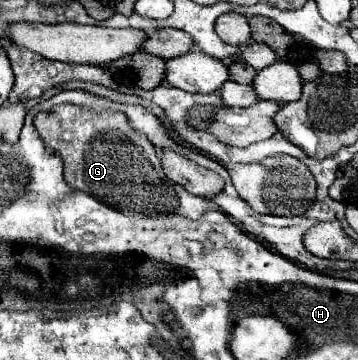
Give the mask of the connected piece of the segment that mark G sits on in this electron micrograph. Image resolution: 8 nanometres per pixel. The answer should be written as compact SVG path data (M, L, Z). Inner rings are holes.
M61 104L53 112L39 112L35 128L43 144L61 156L65 164L65 182L81 192L87 192L115 210L133 210L143 214L181 214L199 220L207 210L217 210L217 204L207 198L185 192L173 184L161 170L161 162L153 144L131 130L123 112L91 114L83 108Z

